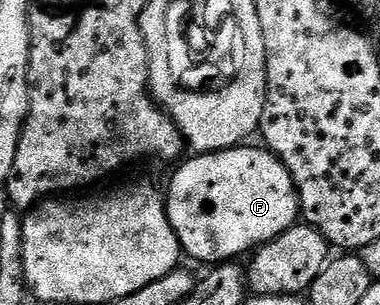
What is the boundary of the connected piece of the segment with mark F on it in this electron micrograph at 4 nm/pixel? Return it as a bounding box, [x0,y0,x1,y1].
[165,144,299,264]

